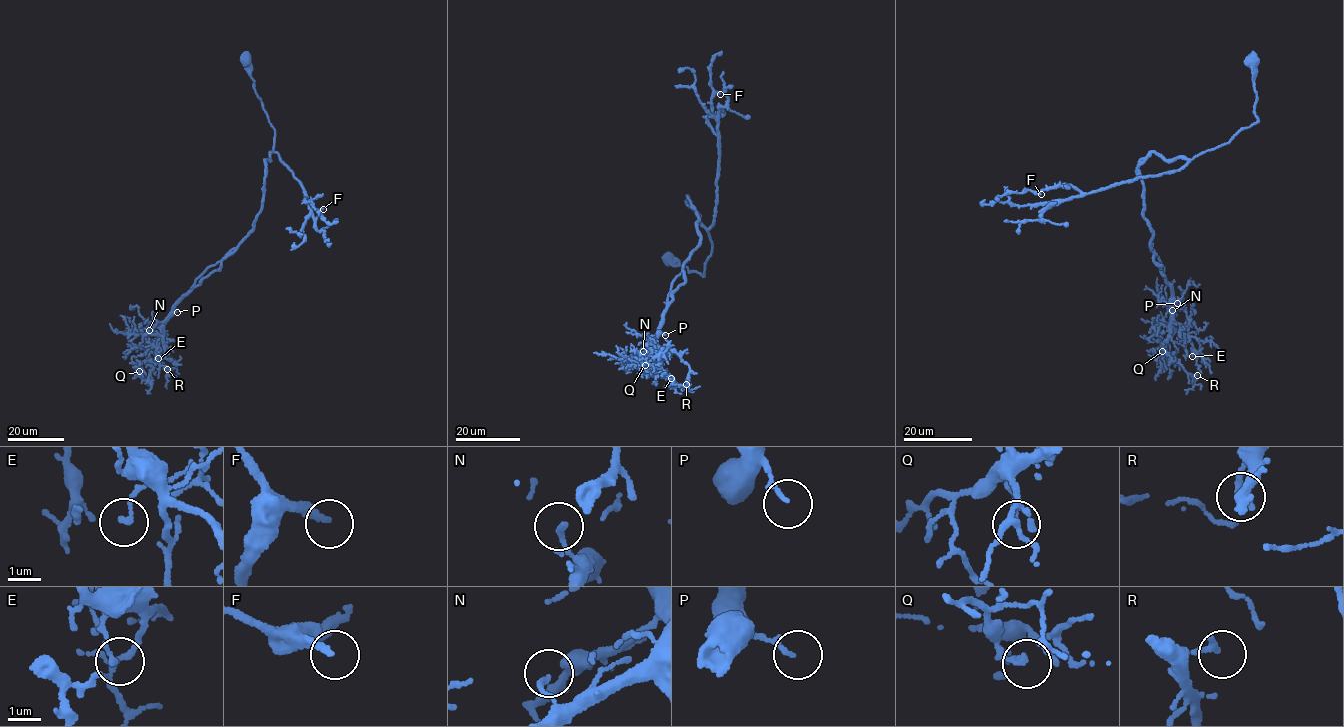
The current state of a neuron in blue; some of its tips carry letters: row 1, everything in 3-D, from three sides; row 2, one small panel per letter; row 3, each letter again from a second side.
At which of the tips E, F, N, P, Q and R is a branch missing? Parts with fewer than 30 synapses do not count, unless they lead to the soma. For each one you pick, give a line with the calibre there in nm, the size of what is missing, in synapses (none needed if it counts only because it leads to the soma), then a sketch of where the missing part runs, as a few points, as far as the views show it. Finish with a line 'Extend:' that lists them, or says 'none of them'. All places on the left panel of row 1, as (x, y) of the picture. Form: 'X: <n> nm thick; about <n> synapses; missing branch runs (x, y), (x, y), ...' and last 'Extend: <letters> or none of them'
F: 200 nm thick; about 35 synapses; missing branch runs (323, 209), (340, 202), (354, 202)
Extend: F

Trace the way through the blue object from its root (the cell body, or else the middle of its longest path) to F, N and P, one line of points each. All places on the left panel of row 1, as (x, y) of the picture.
F: (245, 60), (254, 91), (275, 131), (273, 150), (301, 184), (307, 202), (316, 209), (323, 209)
N: (245, 60), (275, 132), (271, 159), (264, 161), (262, 209), (236, 250), (196, 279), (163, 331), (149, 330)
P: (245, 60), (275, 132), (271, 159), (264, 161), (262, 209), (253, 230), (196, 279), (174, 308), (177, 312)

